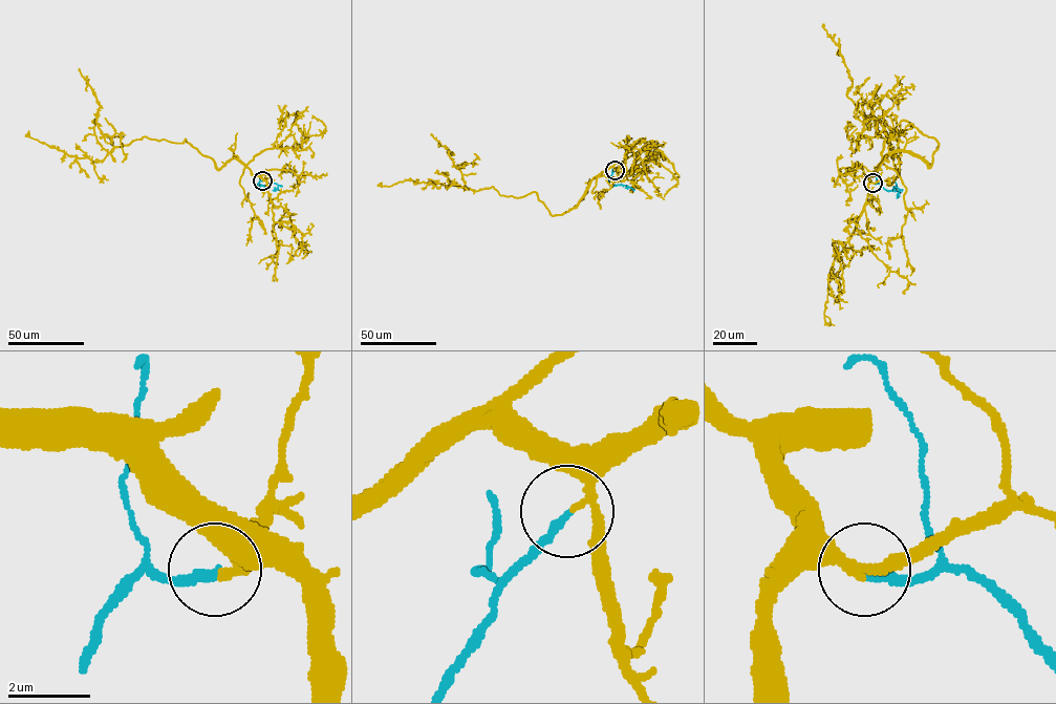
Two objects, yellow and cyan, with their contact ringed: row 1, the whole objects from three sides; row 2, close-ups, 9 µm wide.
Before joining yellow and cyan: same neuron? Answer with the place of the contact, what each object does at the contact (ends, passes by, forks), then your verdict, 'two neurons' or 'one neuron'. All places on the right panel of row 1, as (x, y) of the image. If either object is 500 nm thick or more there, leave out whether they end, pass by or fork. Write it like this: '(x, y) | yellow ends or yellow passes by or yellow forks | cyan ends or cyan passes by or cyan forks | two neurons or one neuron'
(873, 183) | yellow passes by | cyan ends | one neuron

